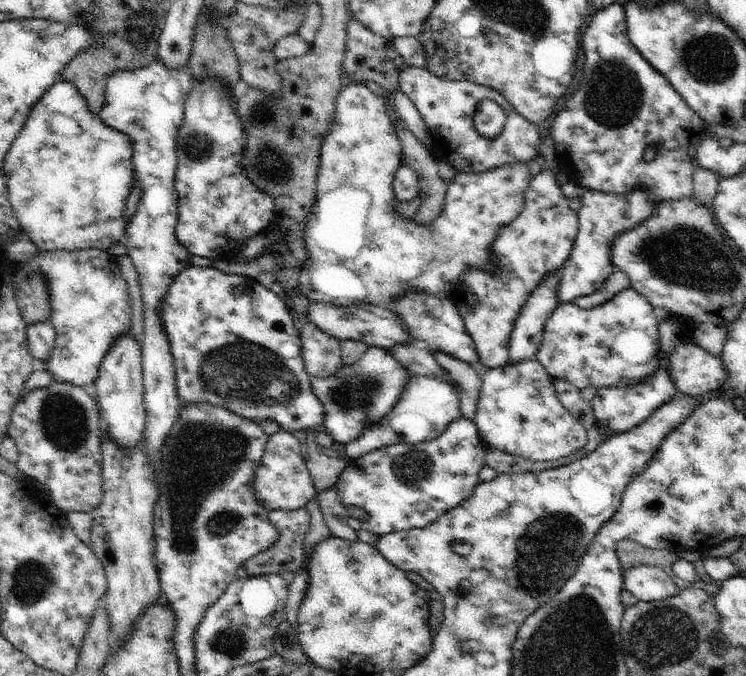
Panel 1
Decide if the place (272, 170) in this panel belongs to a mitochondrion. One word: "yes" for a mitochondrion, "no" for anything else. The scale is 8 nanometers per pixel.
yes

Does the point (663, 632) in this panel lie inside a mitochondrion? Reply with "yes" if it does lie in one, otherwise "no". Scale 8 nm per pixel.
yes

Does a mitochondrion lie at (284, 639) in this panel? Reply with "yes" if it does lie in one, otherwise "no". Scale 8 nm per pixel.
yes

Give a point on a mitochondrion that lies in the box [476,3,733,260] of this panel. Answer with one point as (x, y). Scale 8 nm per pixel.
(616, 98)

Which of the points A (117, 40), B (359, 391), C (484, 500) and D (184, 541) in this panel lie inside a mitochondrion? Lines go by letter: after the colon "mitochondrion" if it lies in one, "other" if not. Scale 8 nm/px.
A: other
B: mitochondrion
C: other
D: mitochondrion

